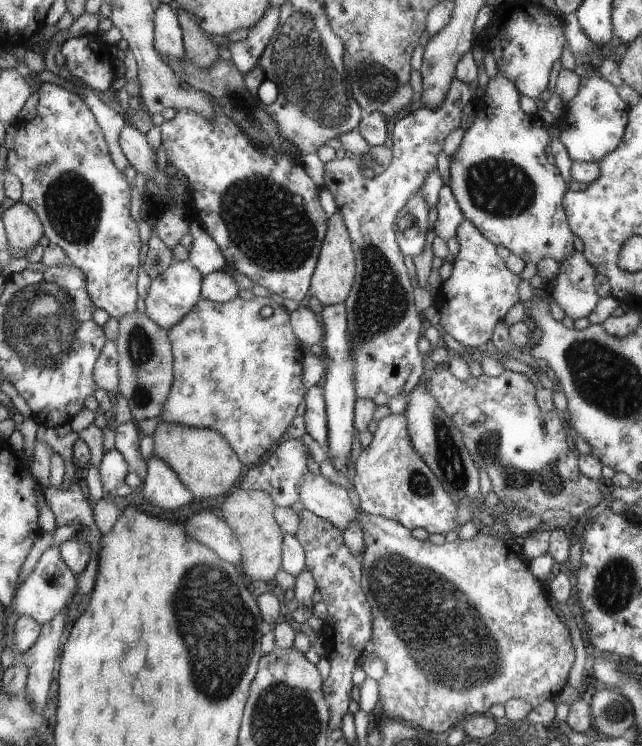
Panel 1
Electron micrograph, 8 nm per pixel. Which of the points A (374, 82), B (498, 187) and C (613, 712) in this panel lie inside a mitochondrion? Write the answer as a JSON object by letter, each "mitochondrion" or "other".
{"A":"mitochondrion","B":"mitochondrion","C":"mitochondrion"}

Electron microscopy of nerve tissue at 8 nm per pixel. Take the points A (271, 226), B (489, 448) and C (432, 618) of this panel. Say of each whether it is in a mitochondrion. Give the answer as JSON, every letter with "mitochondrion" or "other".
{"A":"mitochondrion","B":"mitochondrion","C":"mitochondrion"}

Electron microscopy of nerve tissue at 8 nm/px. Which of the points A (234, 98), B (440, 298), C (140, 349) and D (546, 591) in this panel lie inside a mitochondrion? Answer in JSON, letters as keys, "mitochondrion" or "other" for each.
{"A":"mitochondrion","B":"other","C":"mitochondrion","D":"other"}

